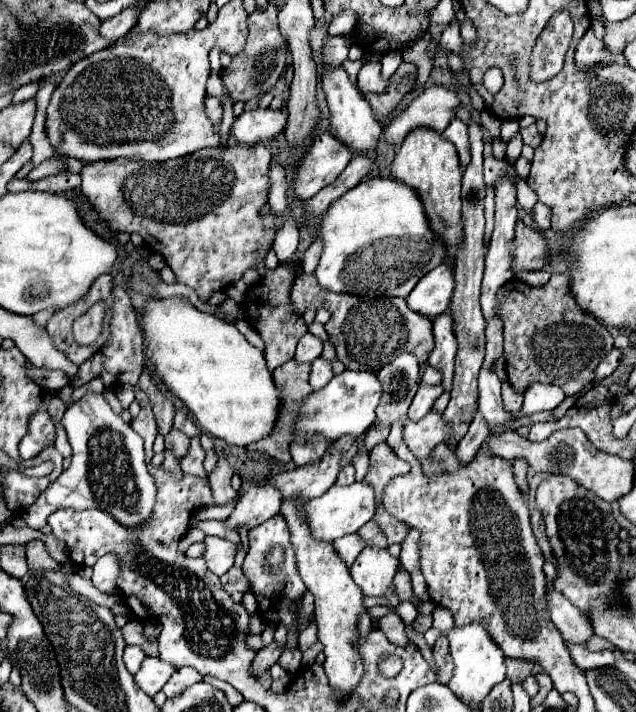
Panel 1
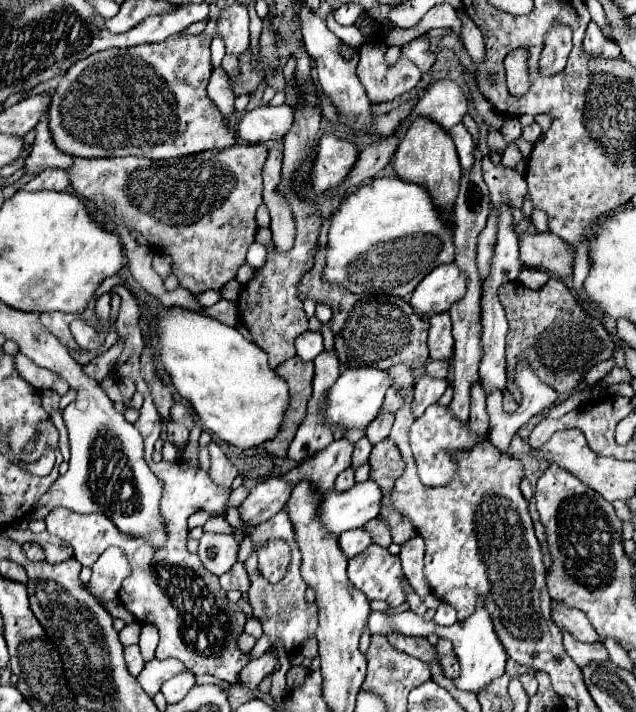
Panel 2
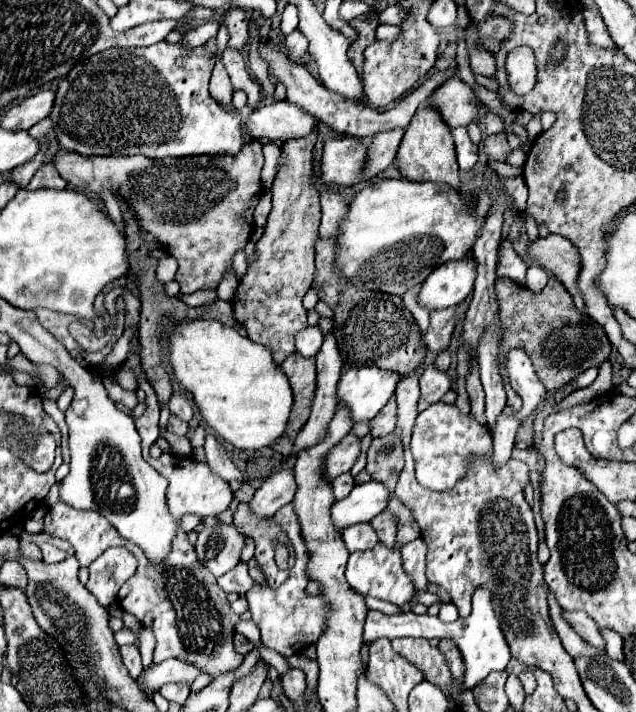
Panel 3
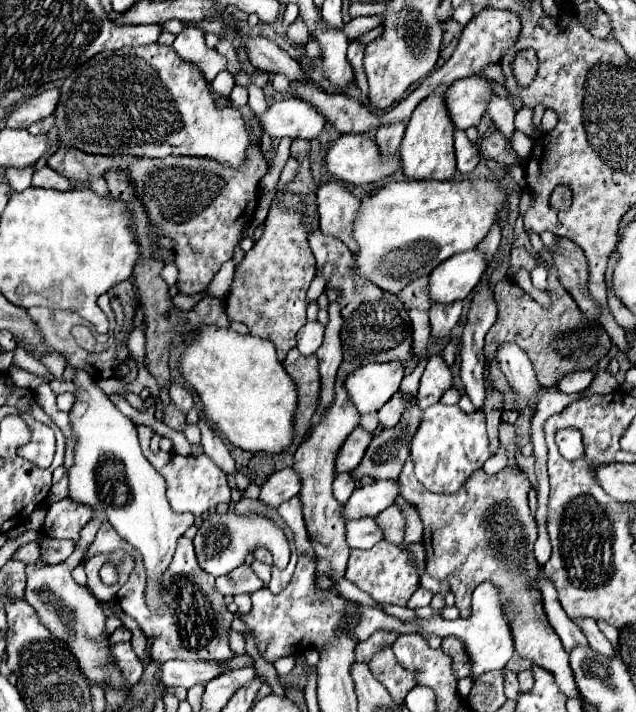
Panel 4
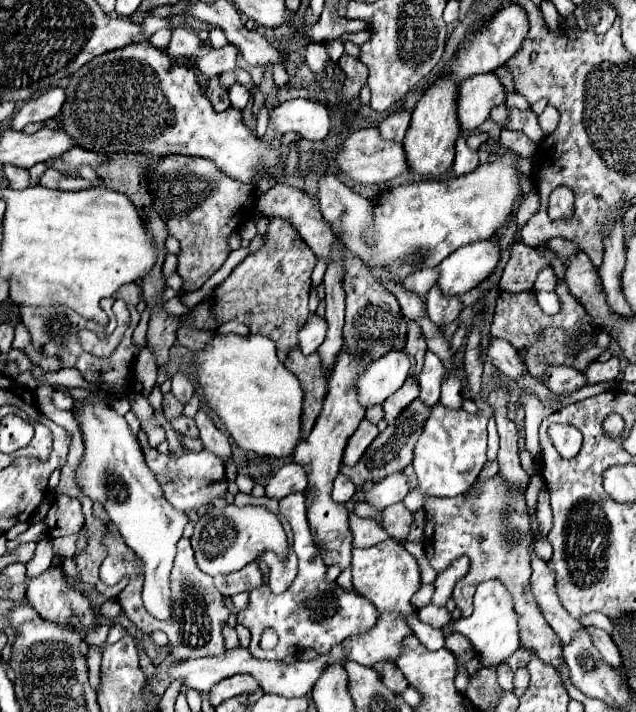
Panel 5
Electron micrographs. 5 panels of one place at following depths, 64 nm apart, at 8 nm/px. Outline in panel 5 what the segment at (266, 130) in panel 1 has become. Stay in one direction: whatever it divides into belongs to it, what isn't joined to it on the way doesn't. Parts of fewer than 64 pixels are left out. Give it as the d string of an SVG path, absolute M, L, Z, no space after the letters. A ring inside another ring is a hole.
M308 98L278 104L270 114L270 122L278 134L296 132L304 140L324 140L330 130L330 114L326 104Z

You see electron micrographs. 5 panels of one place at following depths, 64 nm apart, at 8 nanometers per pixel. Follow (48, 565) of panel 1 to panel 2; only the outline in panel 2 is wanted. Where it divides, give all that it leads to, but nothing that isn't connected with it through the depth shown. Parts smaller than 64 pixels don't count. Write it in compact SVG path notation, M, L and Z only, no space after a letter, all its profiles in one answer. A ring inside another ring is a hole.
M24 544L22 546L22 550L24 550L24 554L26 554L26 558L30 560L30 562L44 562L46 558L44 558L44 550L38 546L38 544Z

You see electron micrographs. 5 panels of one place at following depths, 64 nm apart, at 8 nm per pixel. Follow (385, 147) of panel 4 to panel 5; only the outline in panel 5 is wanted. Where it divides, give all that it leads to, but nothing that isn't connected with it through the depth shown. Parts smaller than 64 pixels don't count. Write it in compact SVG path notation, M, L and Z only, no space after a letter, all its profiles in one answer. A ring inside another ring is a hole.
M394 112L378 124L378 132L384 140L402 142L402 138L408 130L408 124L410 124L410 112Z

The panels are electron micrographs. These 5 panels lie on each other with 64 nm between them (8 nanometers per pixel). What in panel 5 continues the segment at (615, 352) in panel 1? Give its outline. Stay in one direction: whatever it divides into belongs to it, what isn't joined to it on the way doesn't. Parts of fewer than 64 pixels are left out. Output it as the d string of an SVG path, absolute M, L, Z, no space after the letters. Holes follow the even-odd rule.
M556 366L556 368L548 368L546 386L556 394L576 392L582 386L586 386L586 376L582 372L578 372L578 370L574 370L574 368Z

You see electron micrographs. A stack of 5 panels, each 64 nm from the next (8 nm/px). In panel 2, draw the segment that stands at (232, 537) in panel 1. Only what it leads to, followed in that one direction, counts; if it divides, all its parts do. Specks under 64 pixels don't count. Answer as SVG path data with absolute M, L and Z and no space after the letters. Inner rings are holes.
M221 515L209 518L203 525L203 530L212 533L234 534L234 529Z

